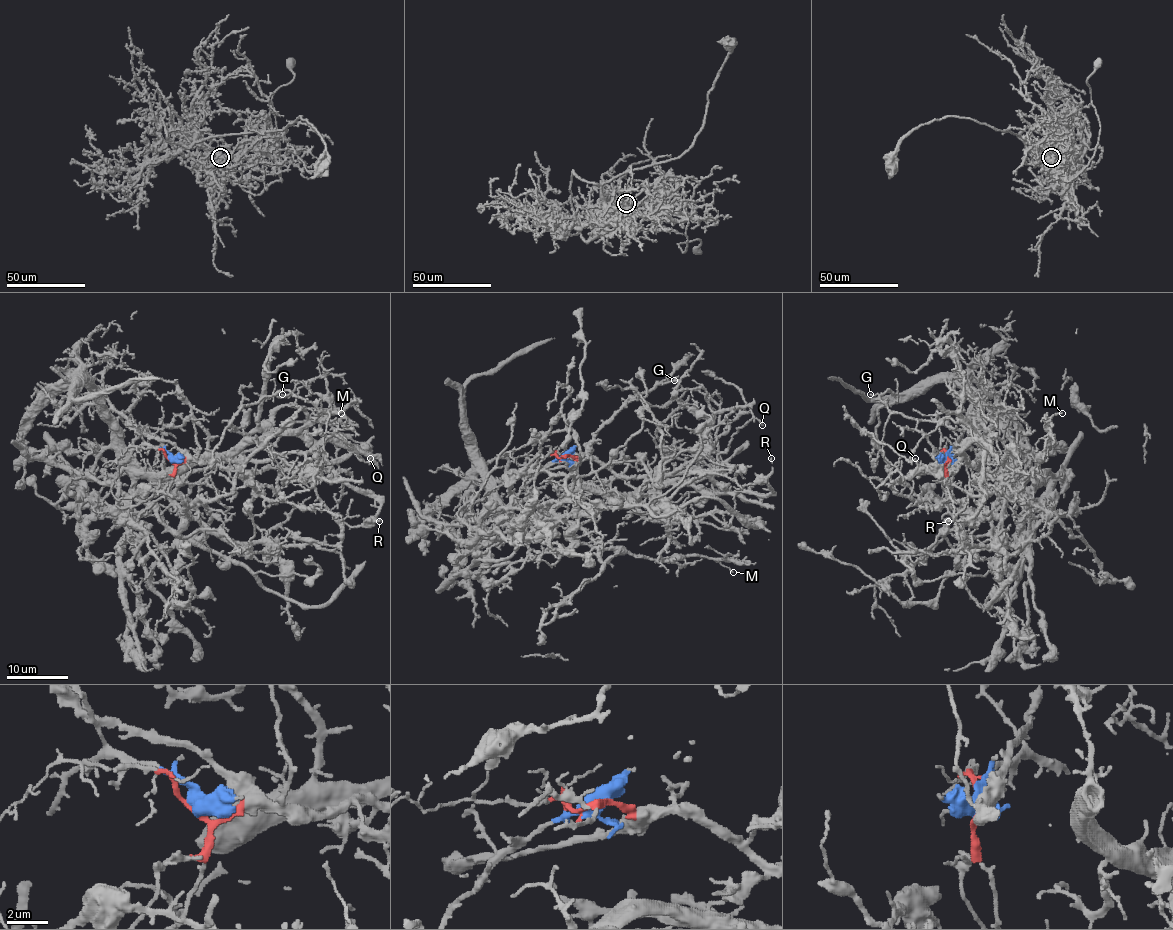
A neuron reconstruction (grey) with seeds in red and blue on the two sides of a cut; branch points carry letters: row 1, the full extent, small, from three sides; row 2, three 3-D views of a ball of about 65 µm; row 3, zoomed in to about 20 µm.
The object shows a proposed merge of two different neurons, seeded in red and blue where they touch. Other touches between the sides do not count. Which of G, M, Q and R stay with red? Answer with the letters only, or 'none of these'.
G, Q

